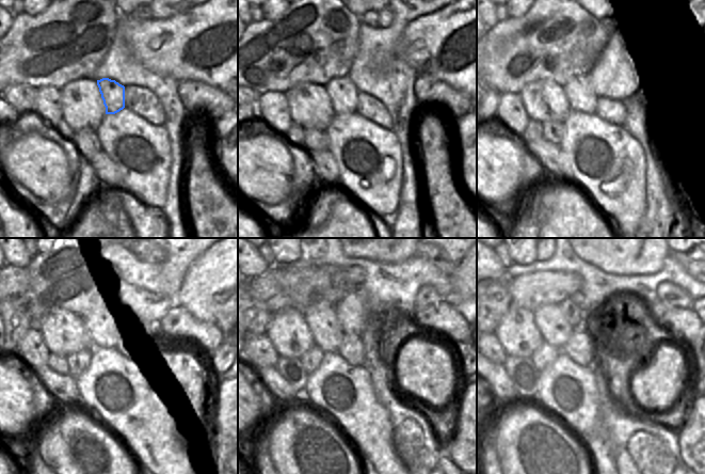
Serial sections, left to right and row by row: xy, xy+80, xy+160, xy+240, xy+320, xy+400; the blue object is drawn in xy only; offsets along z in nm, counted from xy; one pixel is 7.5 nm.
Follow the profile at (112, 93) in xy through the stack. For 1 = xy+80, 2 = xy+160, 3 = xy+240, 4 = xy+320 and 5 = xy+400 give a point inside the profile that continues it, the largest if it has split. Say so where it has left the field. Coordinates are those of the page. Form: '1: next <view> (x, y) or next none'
1: next xy+80 (343, 94)
2: next xy+160 (579, 91)
3: next xy+240 (100, 330)
4: next xy+320 (326, 328)
5: next xy+400 (555, 329)

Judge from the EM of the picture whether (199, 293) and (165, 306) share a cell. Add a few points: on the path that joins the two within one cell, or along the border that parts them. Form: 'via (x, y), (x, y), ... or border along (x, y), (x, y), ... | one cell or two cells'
border along (175, 296), (176, 303) | two cells

